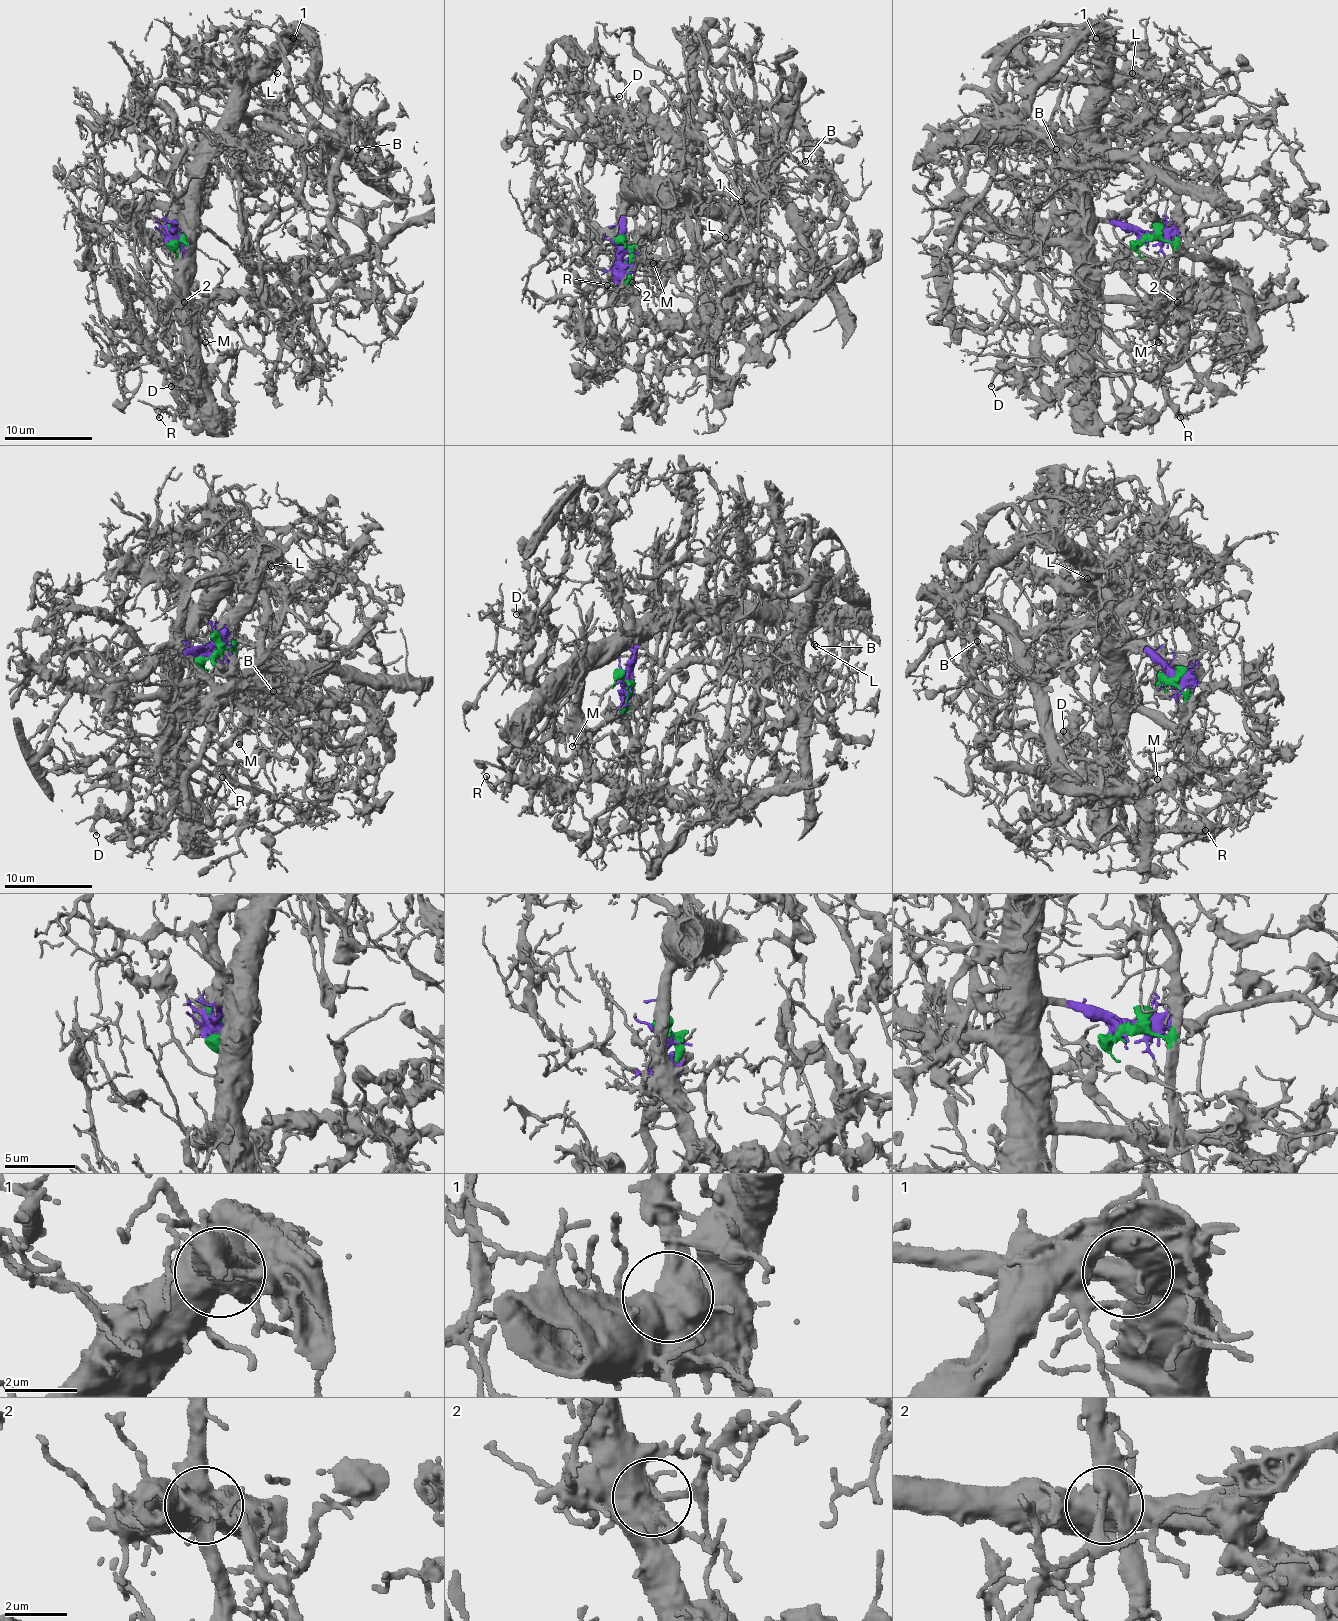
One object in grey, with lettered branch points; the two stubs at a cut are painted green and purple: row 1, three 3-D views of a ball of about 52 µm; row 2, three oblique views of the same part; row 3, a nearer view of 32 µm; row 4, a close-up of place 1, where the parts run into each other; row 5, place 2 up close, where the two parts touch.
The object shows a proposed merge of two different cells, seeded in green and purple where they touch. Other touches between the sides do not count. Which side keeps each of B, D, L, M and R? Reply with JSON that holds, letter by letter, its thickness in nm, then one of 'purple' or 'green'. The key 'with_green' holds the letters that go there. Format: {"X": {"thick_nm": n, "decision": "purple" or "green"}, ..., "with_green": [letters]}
{"B": {"thick_nm": 150, "decision": "purple"}, "D": {"thick_nm": 240, "decision": "purple"}, "L": {"thick_nm": 140, "decision": "purple"}, "M": {"thick_nm": 150, "decision": "green"}, "R": {"thick_nm": 120, "decision": "green"}, "with_green": ["M", "R"]}

